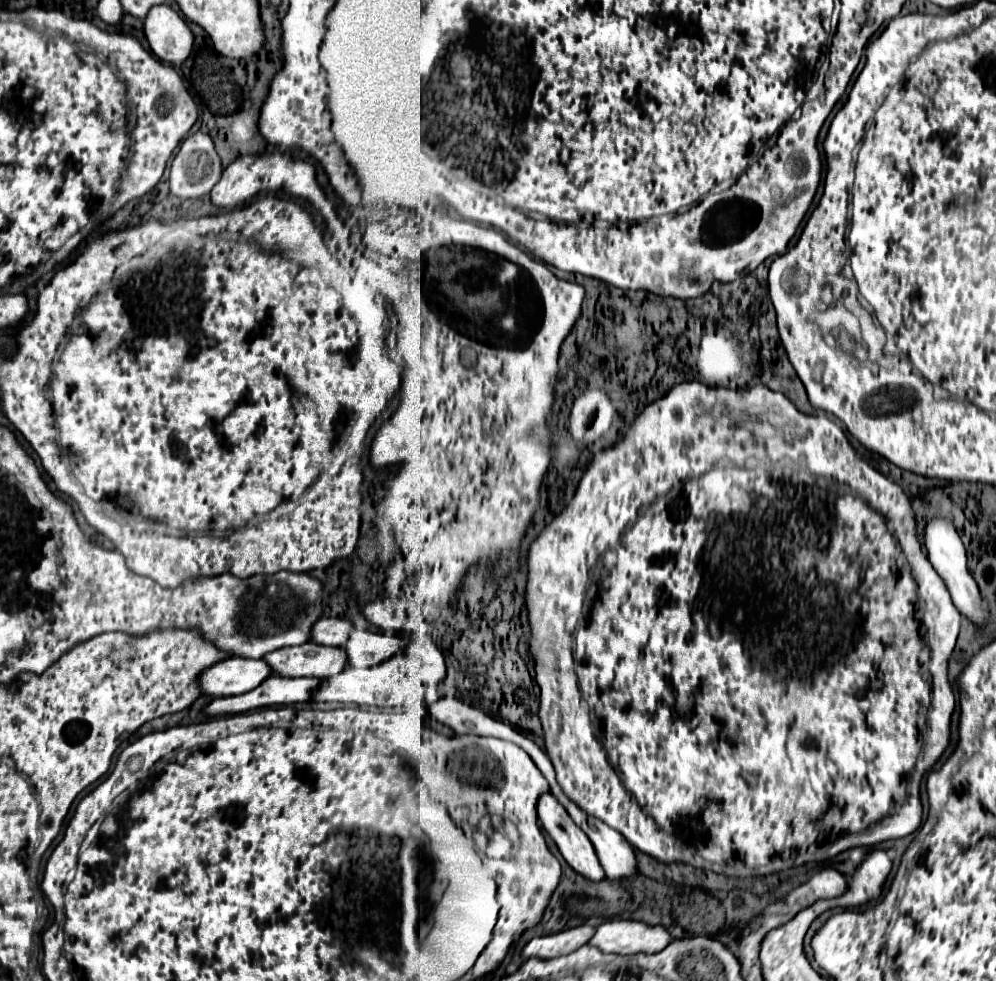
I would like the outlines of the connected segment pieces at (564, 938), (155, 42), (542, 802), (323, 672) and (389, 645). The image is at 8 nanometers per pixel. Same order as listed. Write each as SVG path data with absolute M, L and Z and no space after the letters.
M578 925L572 929L564 929L560 933L534 937L526 943L522 949L524 957L558 957L564 953L570 953L572 949L578 949L580 945L586 945L594 933L594 927L590 925Z
M154 5L144 17L144 35L162 61L180 65L192 51L194 37L184 19L168 5Z
M550 791L540 795L536 809L544 831L552 837L566 863L586 879L602 881L604 871L596 861L592 843L584 837L584 833L580 833L580 829L576 829L576 825L572 825L568 811L556 801L556 797L552 797Z
M296 645L282 647L264 655L268 667L274 675L280 677L330 677L340 673L344 665L344 655L338 647L322 647L322 645Z
M354 629L340 649L346 653L348 667L372 667L402 651L406 641L402 635Z

